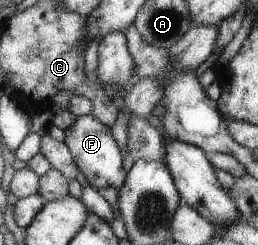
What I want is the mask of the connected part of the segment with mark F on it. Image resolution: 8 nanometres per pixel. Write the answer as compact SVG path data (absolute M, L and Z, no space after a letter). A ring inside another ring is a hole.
M91 114L78 117L65 129L63 143L72 155L75 167L84 174L88 184L94 189L114 188L116 195L125 182L126 173L122 169L124 154L113 139L109 127L94 119Z

